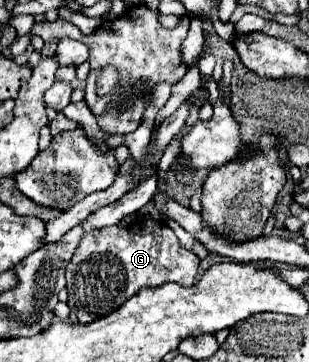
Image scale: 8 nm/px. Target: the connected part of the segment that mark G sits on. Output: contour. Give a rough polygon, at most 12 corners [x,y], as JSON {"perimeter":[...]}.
{"perimeter":[[160,220],[84,234],[66,266],[82,324],[140,288],[192,286],[200,258]]}

